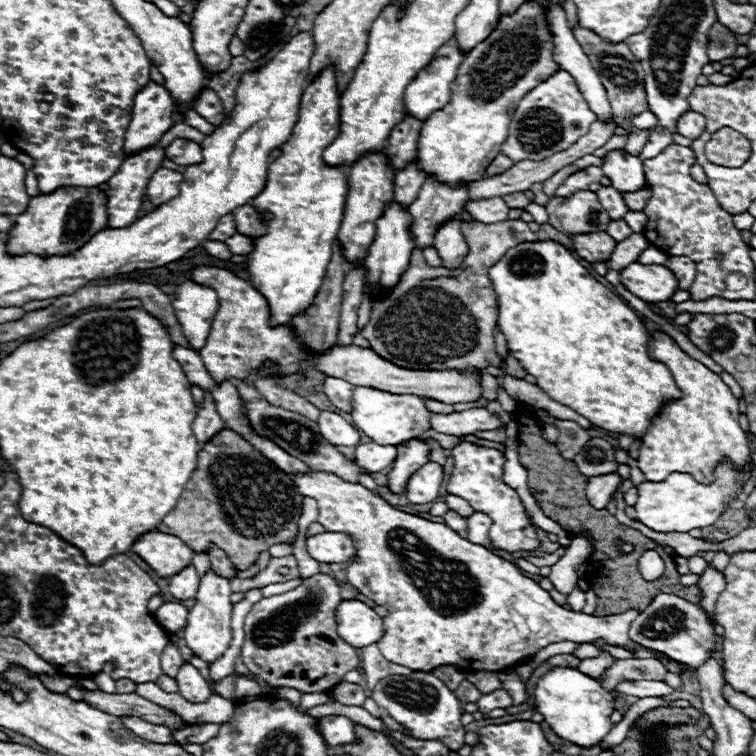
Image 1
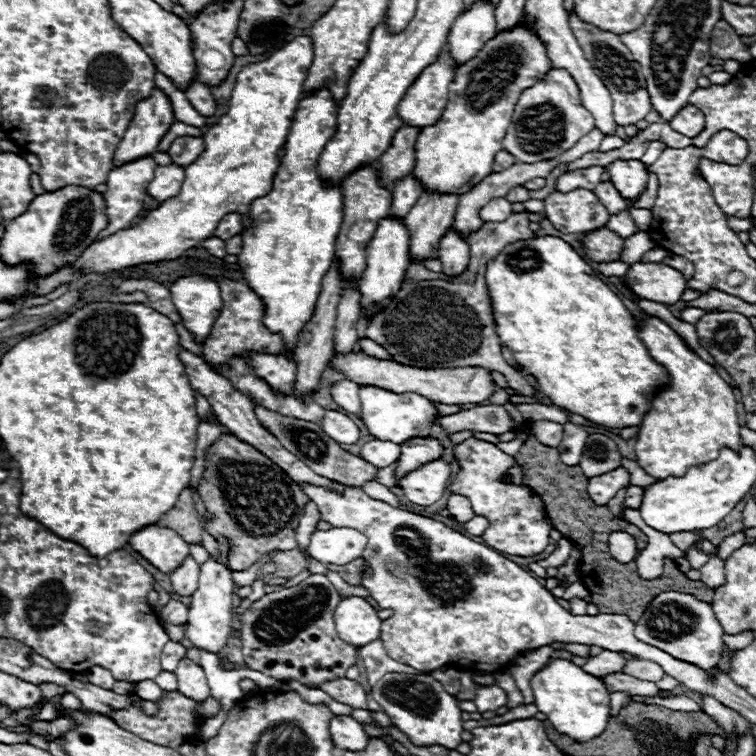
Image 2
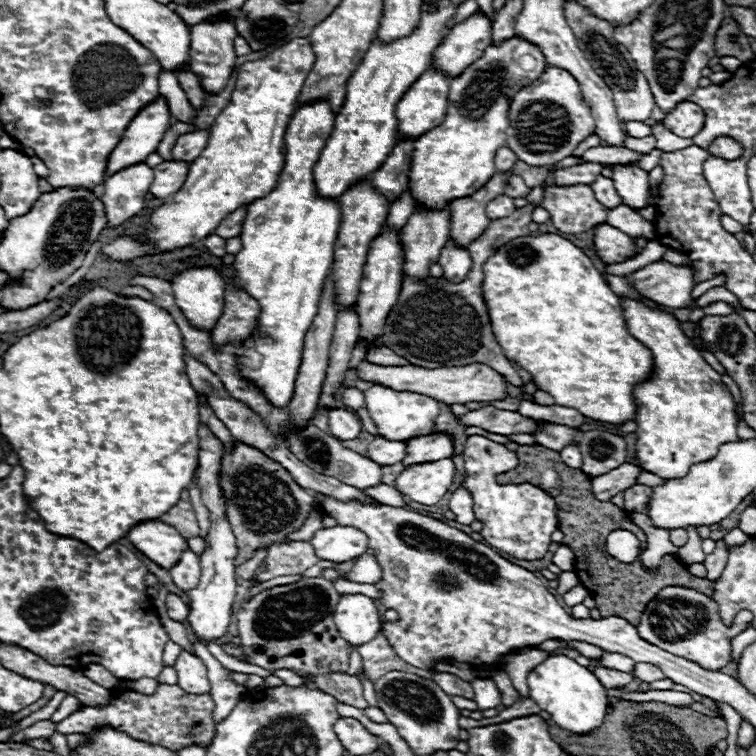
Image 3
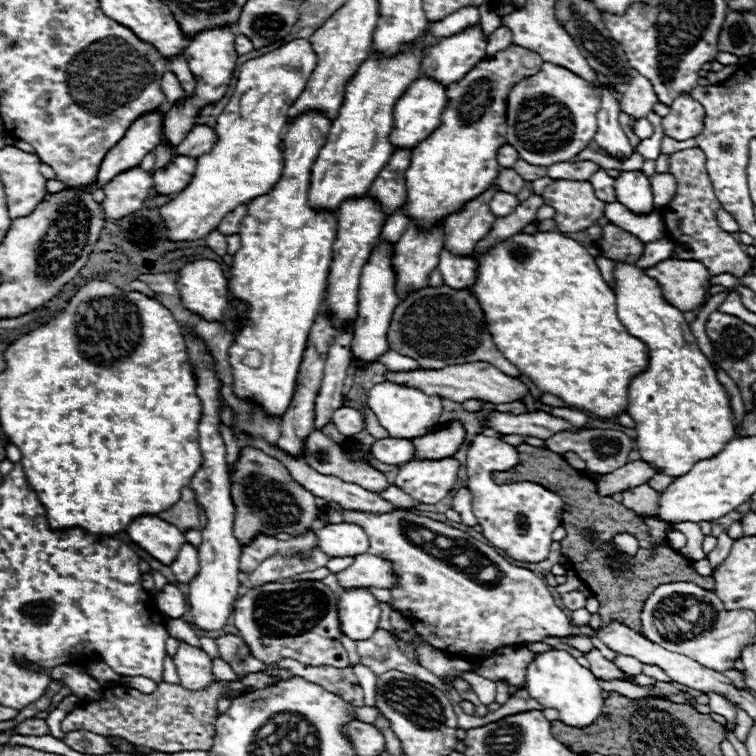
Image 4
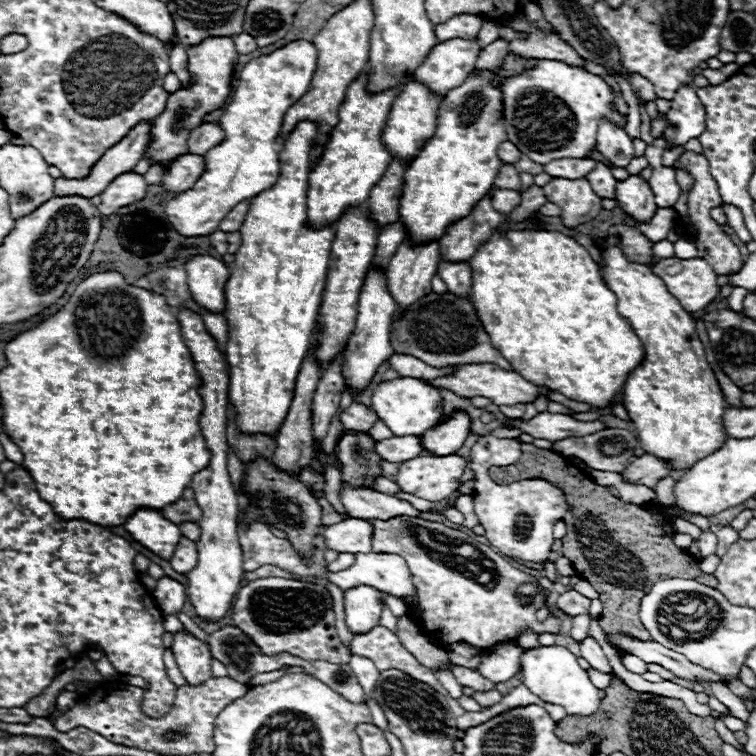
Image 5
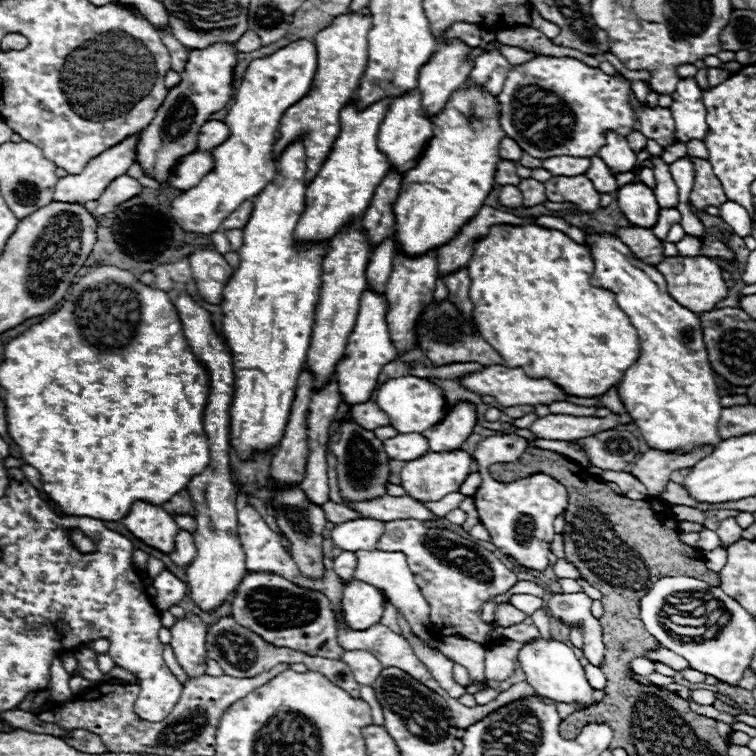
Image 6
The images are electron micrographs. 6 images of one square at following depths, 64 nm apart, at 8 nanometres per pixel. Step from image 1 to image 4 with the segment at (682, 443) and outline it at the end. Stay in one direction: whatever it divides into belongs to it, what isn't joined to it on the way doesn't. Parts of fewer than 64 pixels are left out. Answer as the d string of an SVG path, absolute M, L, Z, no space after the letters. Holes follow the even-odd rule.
M624 262L614 266L614 276L618 316L626 330L646 344L650 356L648 368L642 374L638 374L628 388L628 414L636 422L638 452L644 462L652 464L654 468L660 468L662 474L678 478L686 474L692 468L692 464L706 460L708 456L714 456L728 440L736 438L730 398L724 386L718 382L716 370L712 368L710 360L700 352L696 338L692 336L682 312L662 298L658 284L652 278L644 276L642 268Z

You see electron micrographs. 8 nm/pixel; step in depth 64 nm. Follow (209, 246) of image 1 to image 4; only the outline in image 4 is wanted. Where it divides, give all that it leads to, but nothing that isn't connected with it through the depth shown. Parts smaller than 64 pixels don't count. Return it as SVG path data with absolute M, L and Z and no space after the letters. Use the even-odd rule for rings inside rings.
M218 230L212 232L212 234L208 234L204 240L206 240L206 246L208 246L214 254L218 254L218 256L224 256L224 254L226 254L226 236L222 236Z

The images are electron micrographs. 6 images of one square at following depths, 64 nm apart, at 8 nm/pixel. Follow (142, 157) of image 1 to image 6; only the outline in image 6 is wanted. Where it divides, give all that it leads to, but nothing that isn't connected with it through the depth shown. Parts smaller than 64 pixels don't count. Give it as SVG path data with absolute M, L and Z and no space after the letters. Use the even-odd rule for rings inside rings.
M122 174L116 180L110 182L110 186L104 190L104 194L98 198L96 214L108 214L114 206L122 204L124 200L130 200L132 196L138 196L142 192L142 186L136 178Z

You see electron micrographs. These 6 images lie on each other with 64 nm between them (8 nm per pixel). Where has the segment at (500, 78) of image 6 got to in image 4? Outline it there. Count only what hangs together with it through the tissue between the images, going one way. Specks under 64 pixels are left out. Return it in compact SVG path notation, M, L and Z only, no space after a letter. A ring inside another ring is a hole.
M506 26L496 28L496 30L490 34L490 40L488 40L488 46L486 46L486 56L492 56L492 54L508 48L510 42L512 42L512 32L510 32L510 28L506 28Z

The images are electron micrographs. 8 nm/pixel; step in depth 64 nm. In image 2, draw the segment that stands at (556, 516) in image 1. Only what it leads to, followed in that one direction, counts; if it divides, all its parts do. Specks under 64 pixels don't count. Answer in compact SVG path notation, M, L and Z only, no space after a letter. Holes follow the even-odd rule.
M528 436L524 446L520 448L518 464L526 472L526 480L524 480L526 486L530 486L544 500L548 518L552 520L554 528L562 532L564 538L568 538L570 542L578 542L582 546L580 580L584 580L584 586L592 592L592 598L600 614L626 614L632 618L632 622L636 622L646 610L646 606L650 604L650 600L658 596L660 592L688 592L688 594L698 596L698 600L712 602L712 590L704 586L700 580L698 582L686 580L686 576L678 570L678 564L670 558L664 558L664 572L660 578L654 578L654 580L640 578L634 560L628 564L618 562L610 554L610 548L608 548L610 534L628 532L636 540L638 550L648 546L646 534L634 524L614 516L608 506L596 506L586 492L588 478L584 476L584 472L578 466L562 464L556 448L544 446L542 442L536 440L536 436Z

